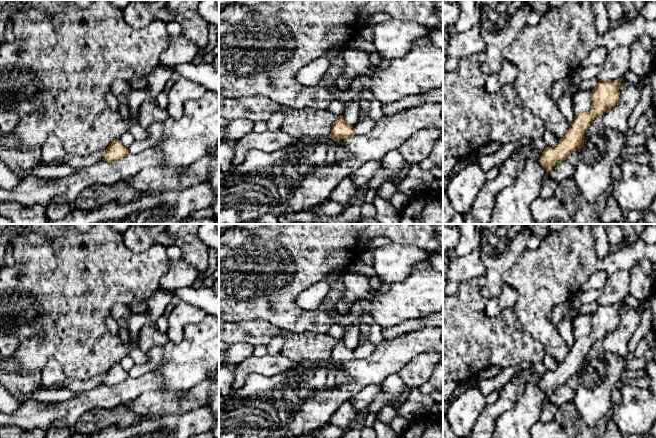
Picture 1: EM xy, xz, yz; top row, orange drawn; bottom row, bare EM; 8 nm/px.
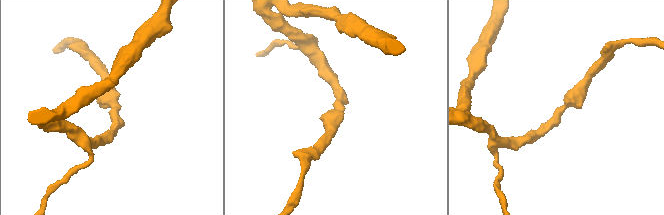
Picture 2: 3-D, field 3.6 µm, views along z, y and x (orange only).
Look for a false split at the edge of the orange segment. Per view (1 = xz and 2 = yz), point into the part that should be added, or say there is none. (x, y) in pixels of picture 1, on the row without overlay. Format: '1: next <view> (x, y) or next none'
1: next none
2: next none

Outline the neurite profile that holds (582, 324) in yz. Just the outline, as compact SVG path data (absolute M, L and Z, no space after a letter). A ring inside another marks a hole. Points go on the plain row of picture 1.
M578 314L572 323L572 332L575 339L585 337L592 331L592 315Z

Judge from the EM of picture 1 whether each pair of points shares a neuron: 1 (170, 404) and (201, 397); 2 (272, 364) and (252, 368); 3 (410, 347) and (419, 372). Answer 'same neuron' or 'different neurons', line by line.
1: same neuron
2: same neuron
3: different neurons

